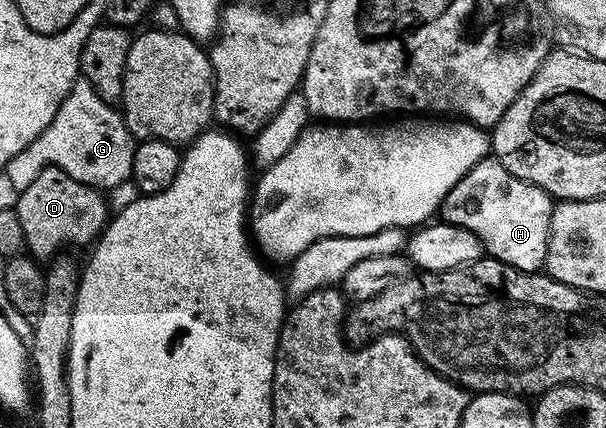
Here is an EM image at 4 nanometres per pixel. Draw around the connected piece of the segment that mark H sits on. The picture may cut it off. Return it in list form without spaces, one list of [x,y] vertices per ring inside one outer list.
[[[486,156],[477,166],[470,168],[470,172],[466,172],[462,180],[458,180],[458,184],[454,184],[454,188],[444,197],[442,218],[452,226],[461,226],[474,232],[487,257],[510,264],[515,270],[535,274],[544,270],[553,205],[552,195],[547,194],[542,188],[515,178],[495,156]]]

